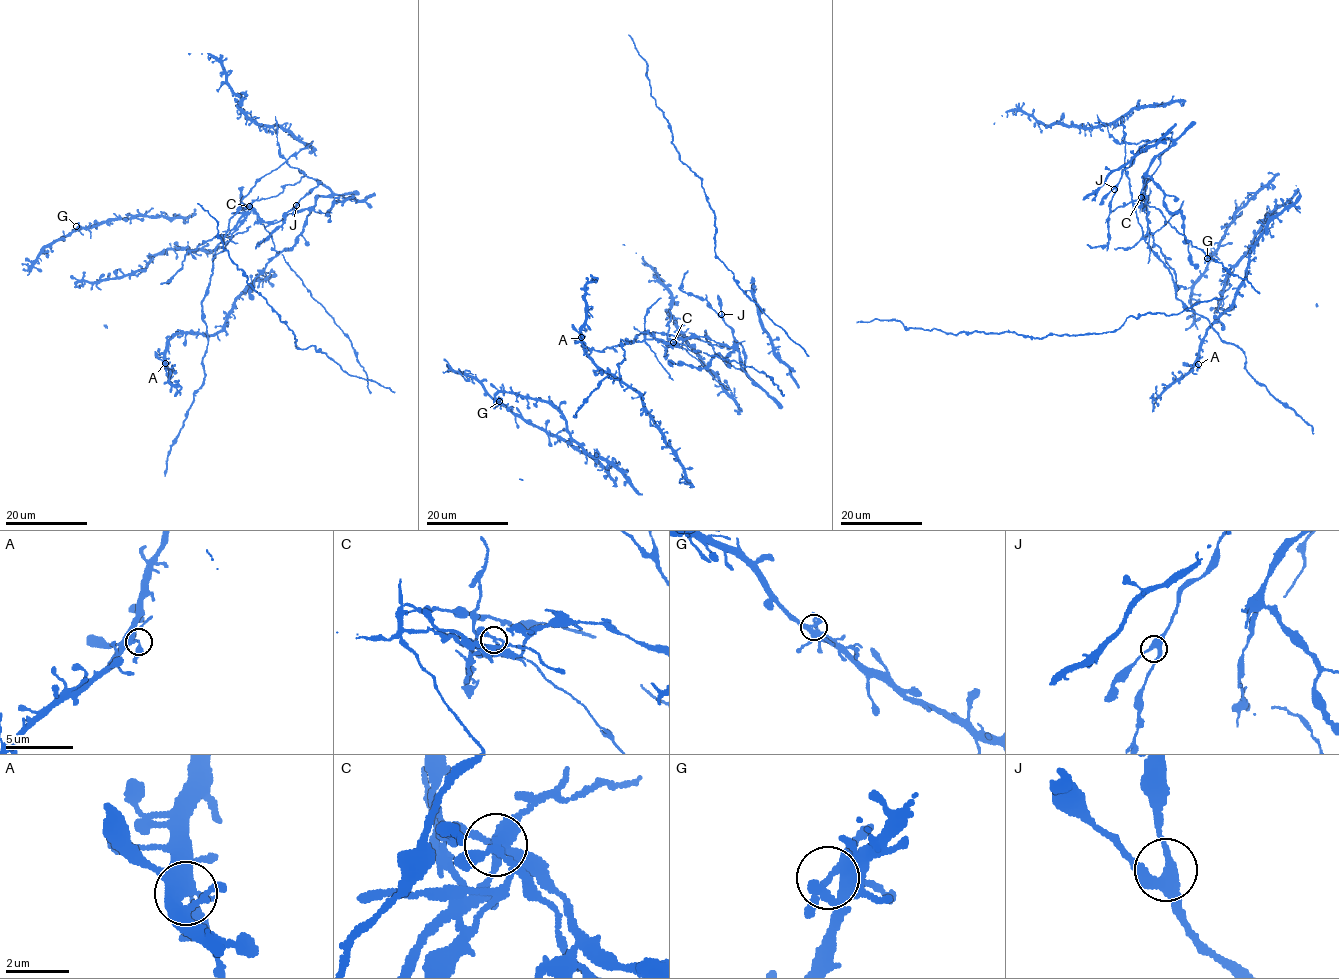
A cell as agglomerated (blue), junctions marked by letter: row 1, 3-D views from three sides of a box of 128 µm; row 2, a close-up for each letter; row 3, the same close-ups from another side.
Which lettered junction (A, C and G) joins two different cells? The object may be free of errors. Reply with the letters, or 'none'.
C

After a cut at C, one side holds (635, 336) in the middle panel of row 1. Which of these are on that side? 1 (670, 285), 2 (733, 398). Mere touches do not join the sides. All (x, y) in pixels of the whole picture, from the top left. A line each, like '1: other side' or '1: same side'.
1: other side
2: other side

